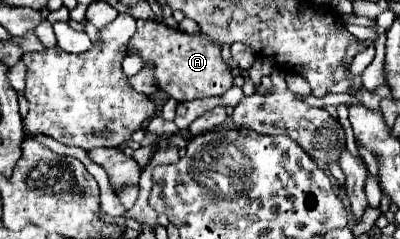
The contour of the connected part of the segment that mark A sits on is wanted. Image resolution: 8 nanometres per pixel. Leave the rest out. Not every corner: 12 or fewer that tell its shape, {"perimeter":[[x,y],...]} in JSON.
{"perimeter":[[138,20],[128,54],[176,102],[222,96],[234,76],[202,34]]}

